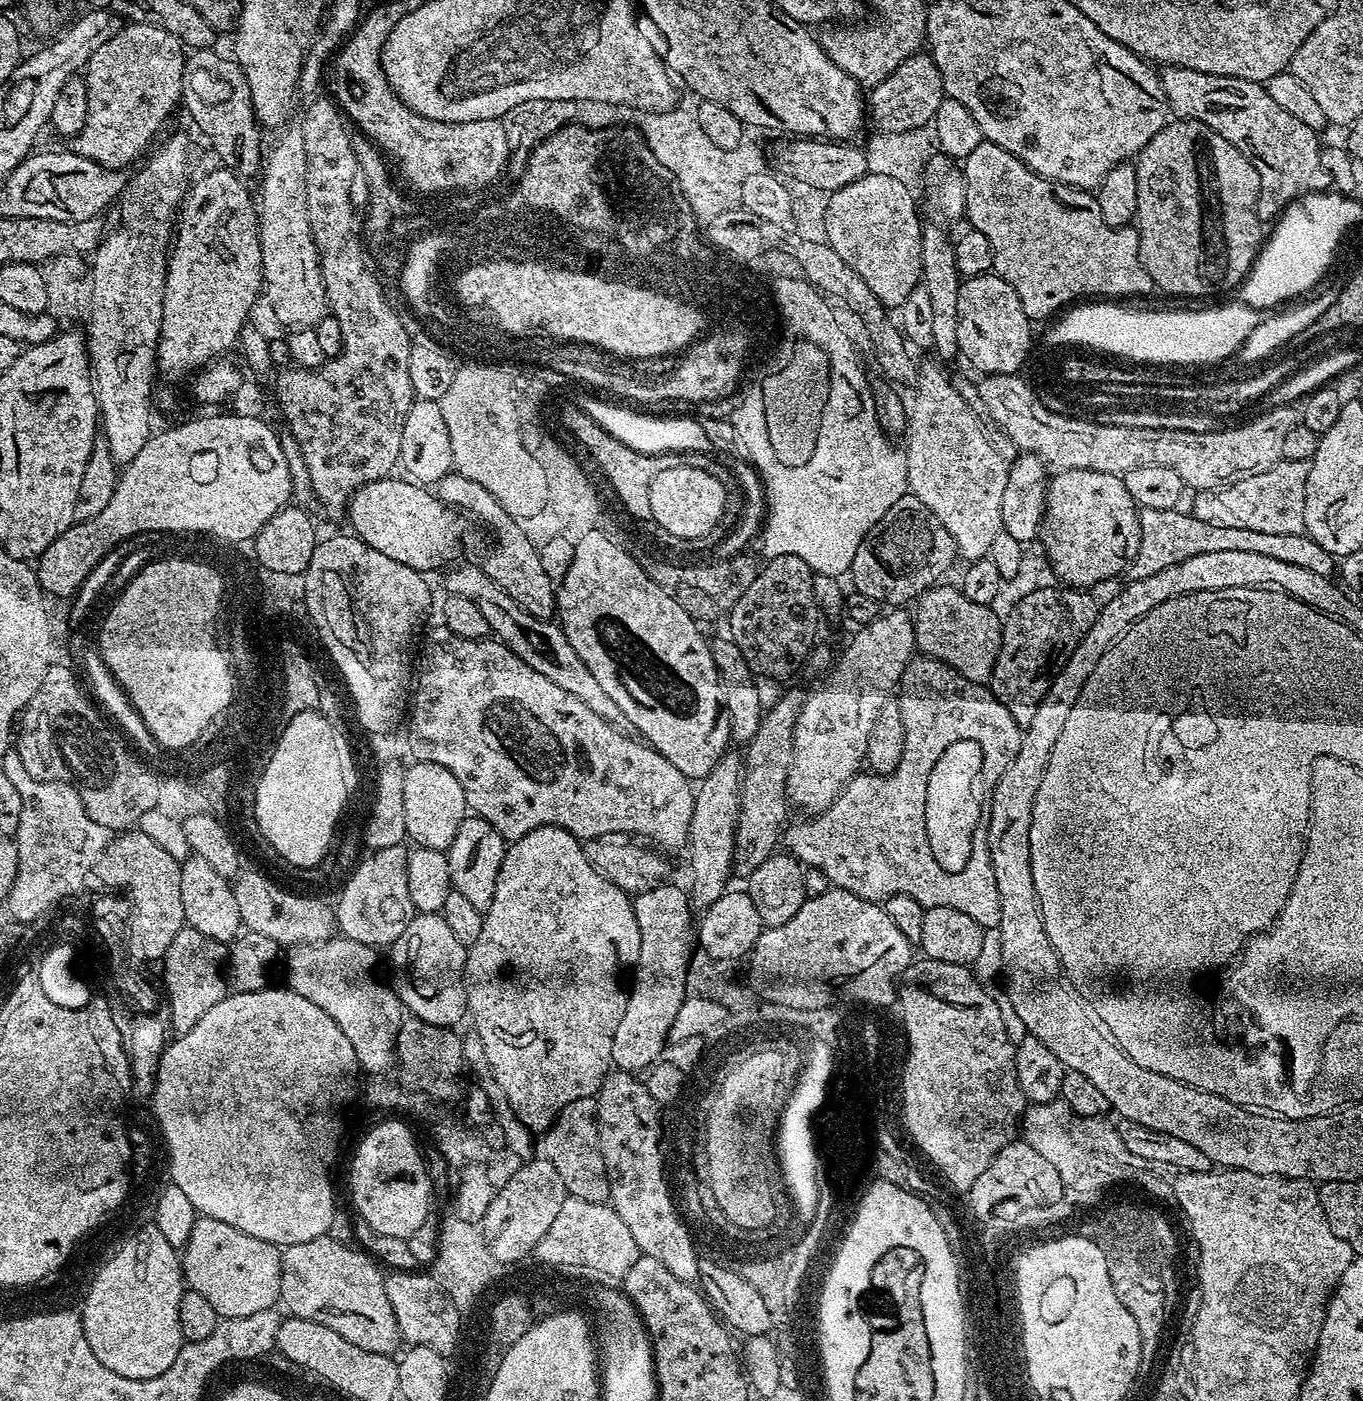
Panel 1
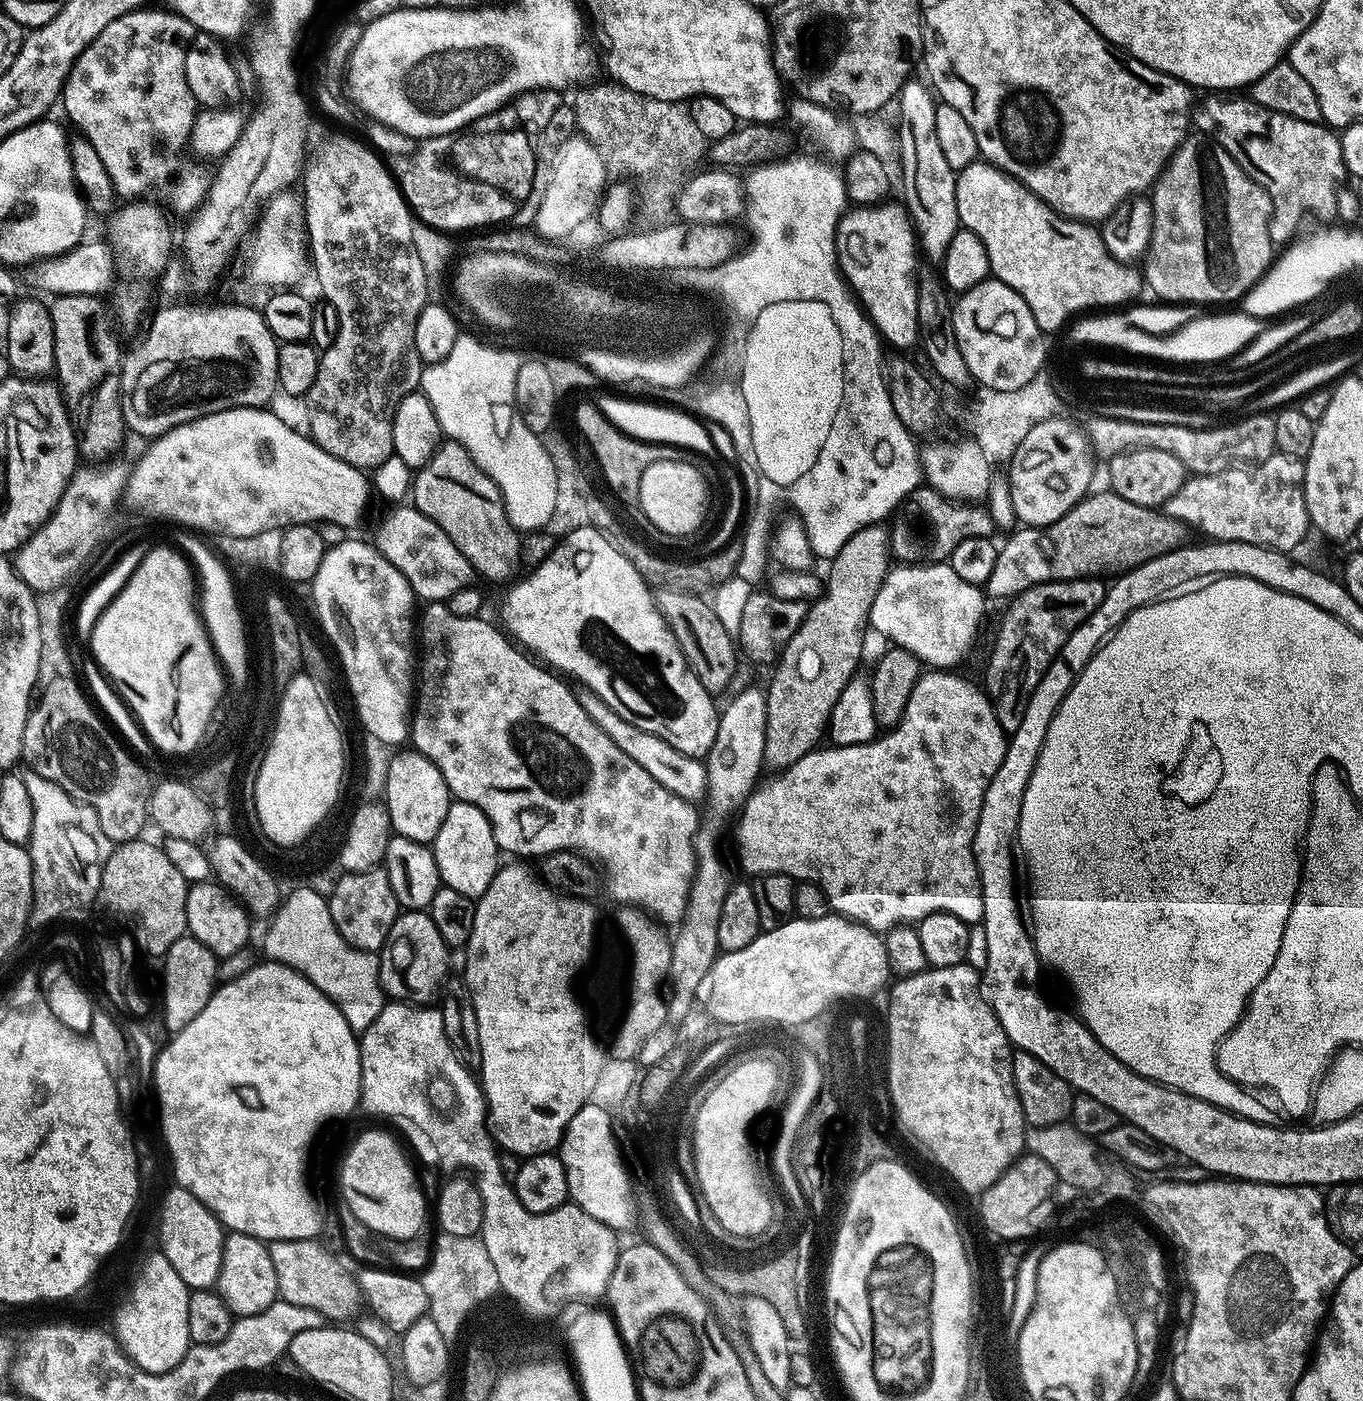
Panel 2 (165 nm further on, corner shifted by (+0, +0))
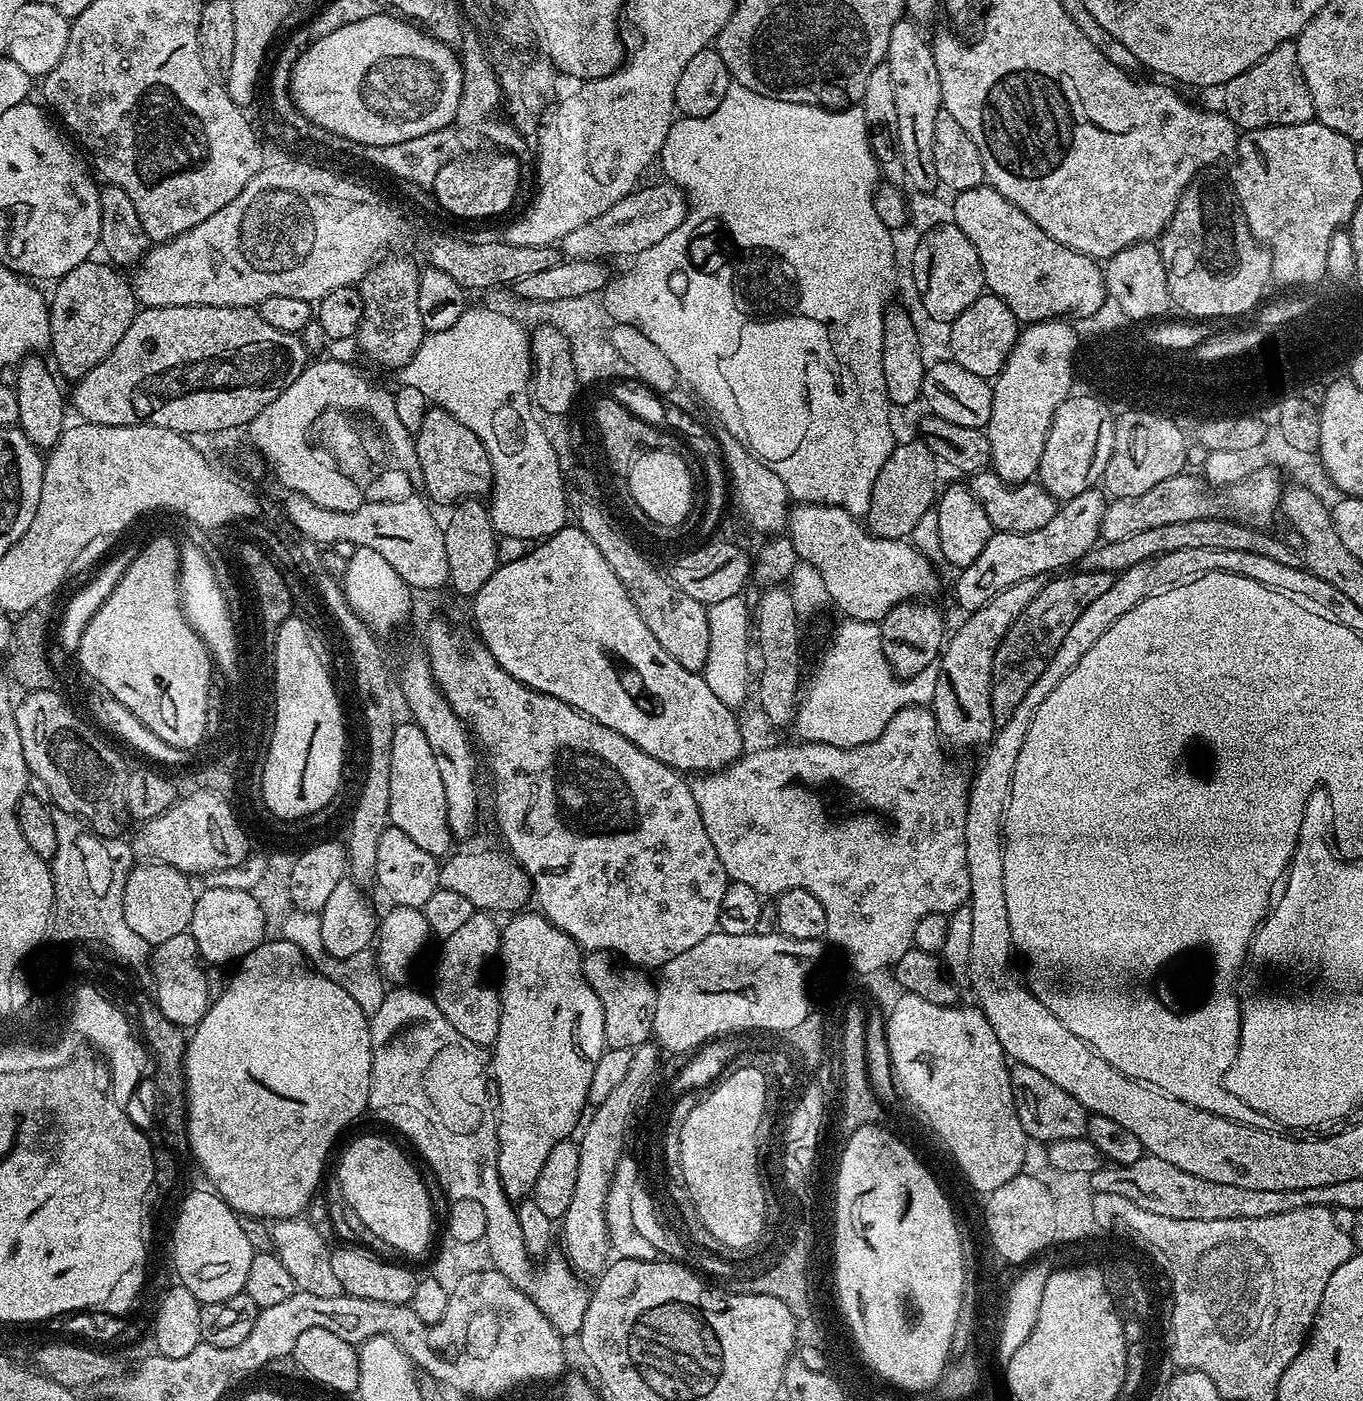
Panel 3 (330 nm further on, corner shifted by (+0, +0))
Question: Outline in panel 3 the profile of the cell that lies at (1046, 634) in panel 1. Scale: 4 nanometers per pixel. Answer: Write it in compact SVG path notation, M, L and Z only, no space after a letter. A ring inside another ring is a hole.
M1068 570L1056 574L1048 581L1048 585L1018 614L1010 630L1002 638L992 663L992 681L990 682L990 710L997 726L1010 722L1010 714L1018 710L1022 698L1026 698L1026 690L1038 682L1038 674L1046 670L1048 660L1062 646L1062 638L1066 638L1070 626L1074 626L1074 618L1079 618L1082 610L1095 602L1110 587L1113 573L1081 572Z

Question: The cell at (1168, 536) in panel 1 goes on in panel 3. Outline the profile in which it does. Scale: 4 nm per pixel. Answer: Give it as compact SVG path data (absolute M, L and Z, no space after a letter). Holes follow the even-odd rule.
M1088 488L1082 494L1063 501L1057 507L1054 518L1046 522L1039 530L1030 530L1026 534L1017 532L993 531L992 536L982 546L982 554L970 562L970 566L959 569L956 580L956 600L964 607L965 613L978 610L990 602L1002 590L1022 582L1026 578L1048 576L1061 570L1079 565L1081 558L1096 547L1101 539L1100 527L1108 504L1103 491Z

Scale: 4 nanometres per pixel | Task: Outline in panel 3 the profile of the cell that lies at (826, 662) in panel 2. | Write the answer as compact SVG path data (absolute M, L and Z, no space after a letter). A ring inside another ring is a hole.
M923 439L908 440L905 444L897 443L892 449L890 458L884 463L884 468L874 482L874 490L870 494L870 506L866 517L866 527L872 535L883 540L908 540L911 532L920 524L924 515L933 511L938 500L936 488L936 467L938 461L932 452L924 445Z

